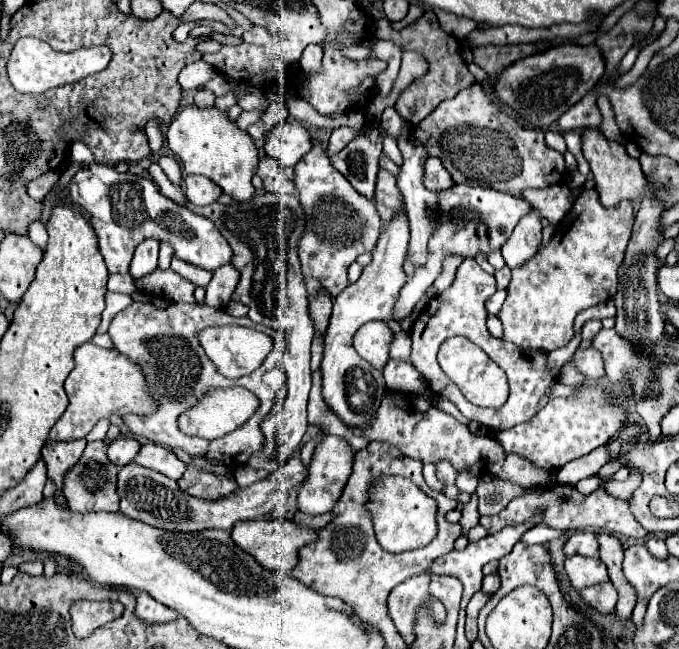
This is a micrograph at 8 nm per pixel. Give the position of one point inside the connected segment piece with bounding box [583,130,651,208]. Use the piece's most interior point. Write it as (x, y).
(617, 176)

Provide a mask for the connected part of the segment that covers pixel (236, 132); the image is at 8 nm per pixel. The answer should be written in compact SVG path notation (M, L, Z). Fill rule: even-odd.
M197 106L179 110L167 128L167 142L173 156L181 160L185 174L207 176L235 202L245 202L253 198L255 188L251 184L251 178L257 172L257 164L259 164L257 148L247 132L239 130L235 122L229 122L225 112L217 108L201 110ZM193 166L201 166L201 168L193 168Z

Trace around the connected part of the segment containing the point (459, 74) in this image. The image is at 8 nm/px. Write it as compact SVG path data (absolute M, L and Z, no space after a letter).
M427 10L415 24L411 24L411 26L399 30L399 32L393 30L393 34L385 34L385 18L383 18L383 20L377 20L377 22L373 24L373 34L375 34L377 38L381 38L381 40L391 40L393 44L401 46L401 50L413 50L413 52L421 54L421 56L427 60L427 64L429 64L427 74L421 76L421 78L415 78L415 80L399 94L399 98L397 98L397 102L395 102L397 114L399 114L405 122L409 122L409 124L413 124L413 126L419 124L439 102L453 98L459 90L463 90L463 88L467 88L467 86L471 86L471 84L475 82L473 76L469 74L467 66L463 64L459 42L457 42L453 36L449 36L447 32L443 32L443 30L439 28L439 22L437 22L435 14L429 12L429 10Z

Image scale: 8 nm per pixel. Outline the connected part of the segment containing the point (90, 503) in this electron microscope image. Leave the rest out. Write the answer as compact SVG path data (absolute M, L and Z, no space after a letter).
M101 440L97 442L87 442L87 448L83 456L77 460L77 464L65 472L63 478L63 496L67 498L67 504L75 512L97 512L97 510L107 510L115 512L119 510L119 496L115 490L117 484L117 466L109 462L105 444Z

